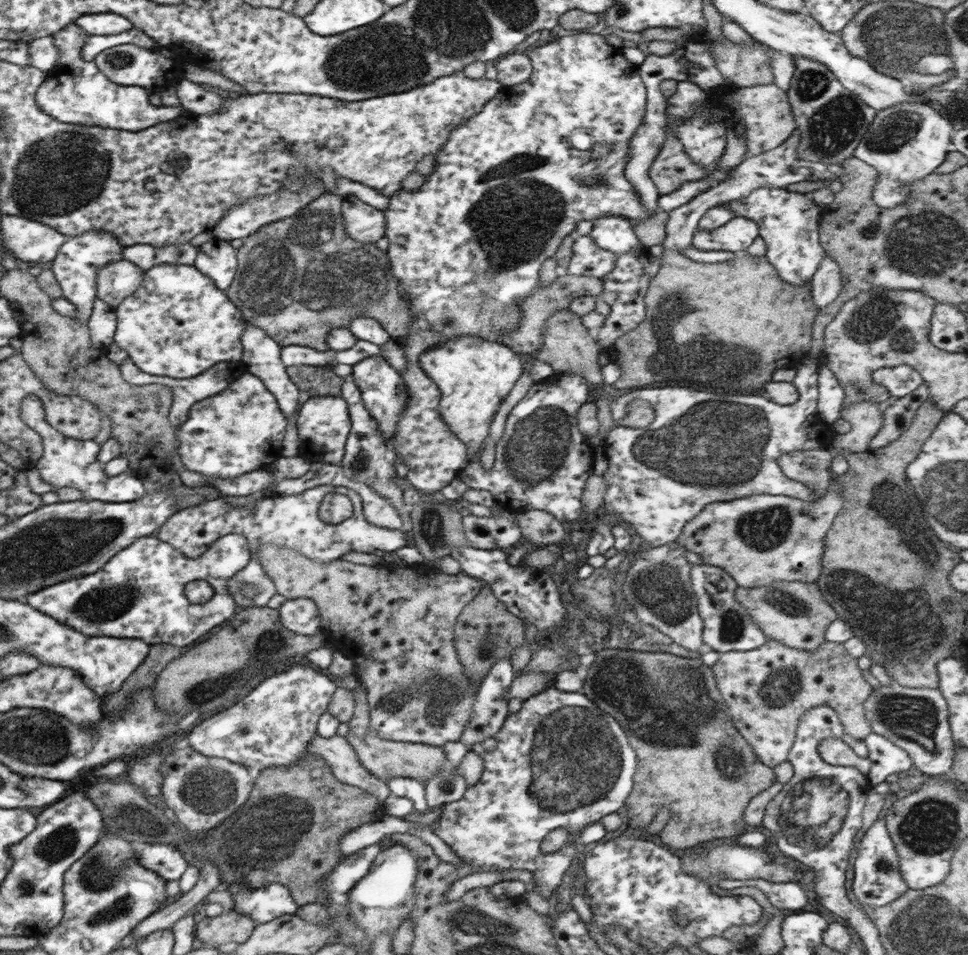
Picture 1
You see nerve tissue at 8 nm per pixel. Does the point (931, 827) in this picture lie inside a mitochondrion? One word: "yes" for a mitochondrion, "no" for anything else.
yes

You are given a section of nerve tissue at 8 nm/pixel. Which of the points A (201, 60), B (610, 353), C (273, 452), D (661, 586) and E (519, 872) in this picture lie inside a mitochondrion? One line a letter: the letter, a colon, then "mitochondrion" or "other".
A: other
B: other
C: other
D: mitochondrion
E: other

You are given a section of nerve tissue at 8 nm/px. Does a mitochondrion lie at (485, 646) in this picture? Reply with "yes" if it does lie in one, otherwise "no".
yes

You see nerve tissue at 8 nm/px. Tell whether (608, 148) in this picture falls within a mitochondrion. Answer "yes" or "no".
yes

